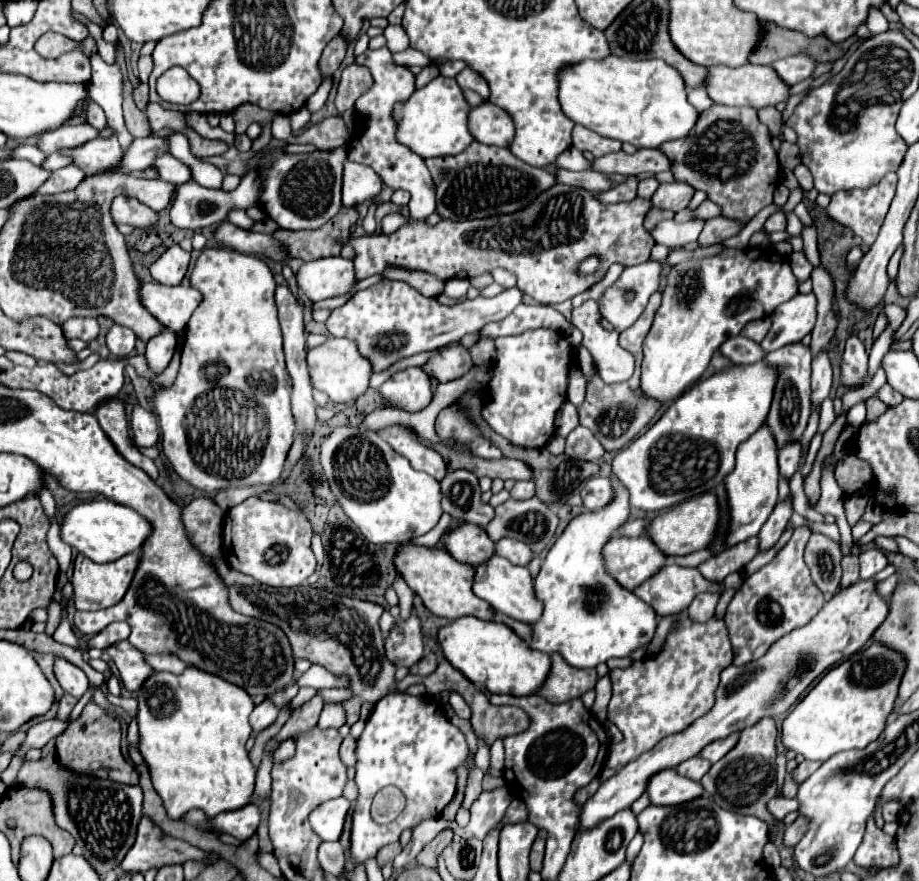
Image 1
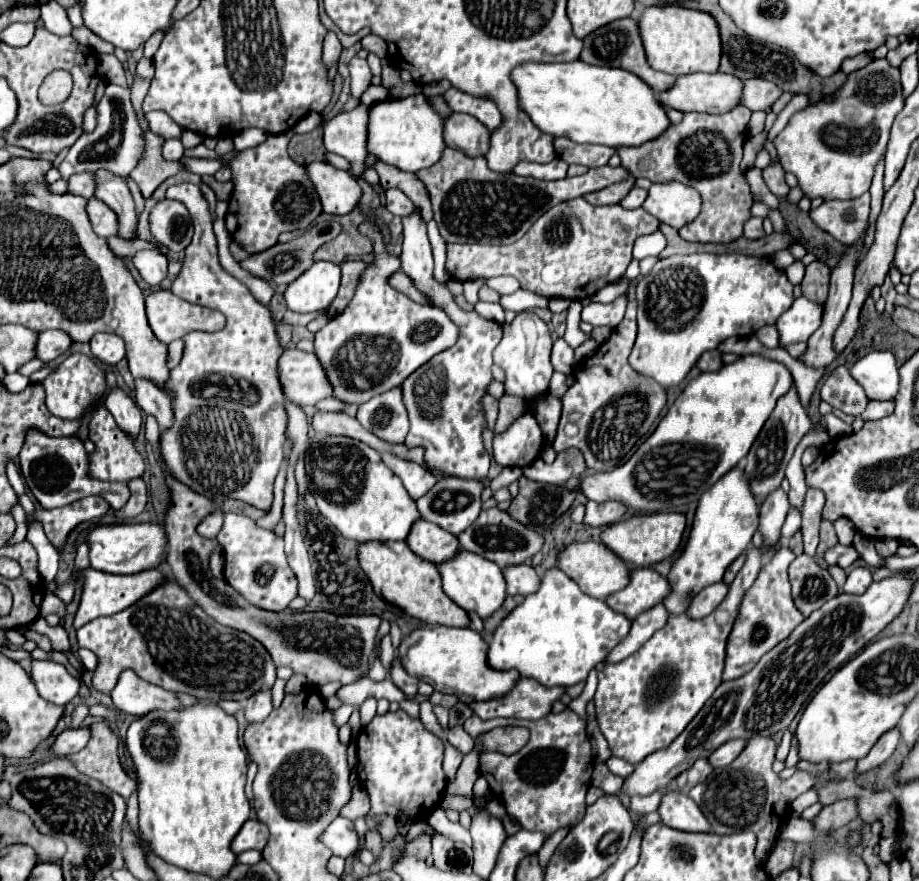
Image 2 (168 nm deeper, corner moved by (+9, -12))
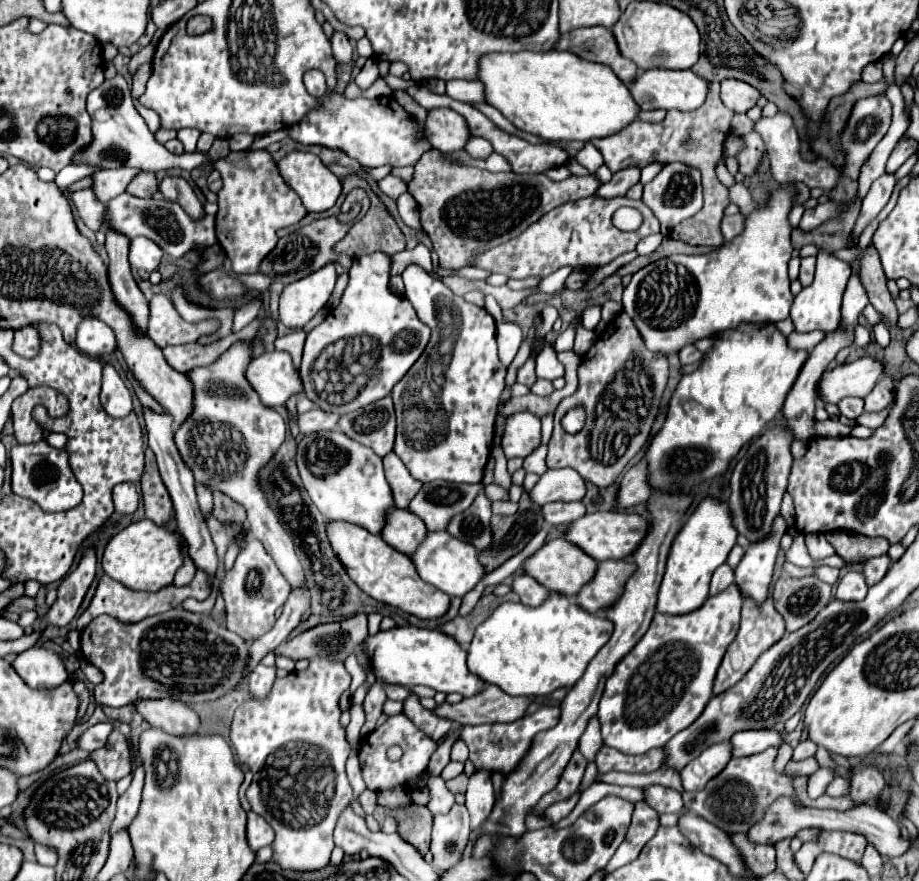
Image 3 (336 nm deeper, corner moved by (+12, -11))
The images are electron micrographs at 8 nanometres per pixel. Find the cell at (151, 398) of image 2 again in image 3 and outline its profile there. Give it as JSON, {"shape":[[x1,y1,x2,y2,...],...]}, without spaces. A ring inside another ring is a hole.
{"shape":[[143,411,145,417,145,427,147,427,147,439,149,439,149,447,153,449,155,457,157,457,157,465,161,471,161,479,165,483,165,487,169,489,169,495,173,499,173,507,175,507,175,517,181,529,181,535,185,537,187,545,189,545,189,555,193,559,193,563,203,569,209,575,215,575,217,569,217,555,215,555,215,545,213,539,209,535,209,529,203,521,203,515,199,511,197,499,195,499,195,481,193,481,193,473,189,471,189,467,183,463,175,443,173,443,173,417,169,413,165,415,157,415,157,411]]}

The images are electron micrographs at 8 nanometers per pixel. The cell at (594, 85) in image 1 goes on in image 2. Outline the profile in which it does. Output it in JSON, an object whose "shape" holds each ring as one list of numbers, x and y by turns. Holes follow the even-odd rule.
{"shape":[[582,60,544,64,524,62,512,74,518,90,518,106,540,132,550,136,566,136,578,144,602,144,610,148,640,146,654,140,670,126,666,110,646,84,624,72,622,68,592,66]]}

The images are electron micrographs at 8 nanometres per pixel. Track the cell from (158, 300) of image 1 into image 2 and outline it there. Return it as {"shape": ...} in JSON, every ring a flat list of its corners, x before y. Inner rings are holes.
{"shape":[[156,290,152,294,146,296,146,314,148,314,148,322,150,328,154,330,156,338,164,344,170,344,176,338,186,336,188,332,218,332,224,328,226,318,222,312,218,310,208,310,208,308,200,308,196,304,188,304,186,300,180,300,178,296,174,296,170,290]]}

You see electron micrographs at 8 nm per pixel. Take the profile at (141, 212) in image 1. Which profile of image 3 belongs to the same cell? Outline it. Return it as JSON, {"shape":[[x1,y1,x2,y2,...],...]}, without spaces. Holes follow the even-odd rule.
{"shape":[[83,189,83,191,75,191,71,195,71,201,77,209,77,215,83,219,83,223,93,229,99,231,101,229,101,219,105,217,105,205,93,195,91,189]]}

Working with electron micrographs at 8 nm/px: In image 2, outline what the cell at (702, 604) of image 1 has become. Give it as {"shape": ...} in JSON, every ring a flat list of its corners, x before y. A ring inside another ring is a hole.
{"shape":[[726,582,710,584,692,600,686,614,692,616,692,618,704,618,704,616,708,616,710,612,716,610,716,606,724,600,726,594,728,594,728,584]]}

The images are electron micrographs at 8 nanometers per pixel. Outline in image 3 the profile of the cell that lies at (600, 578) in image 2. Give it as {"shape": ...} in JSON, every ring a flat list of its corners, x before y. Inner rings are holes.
{"shape":[[551,539,533,557,525,561,525,573,535,577,543,587,565,593,575,599,583,583,589,583,589,579,593,579,593,575,597,573,597,561,585,551,581,551,581,547,569,543,567,539]]}

